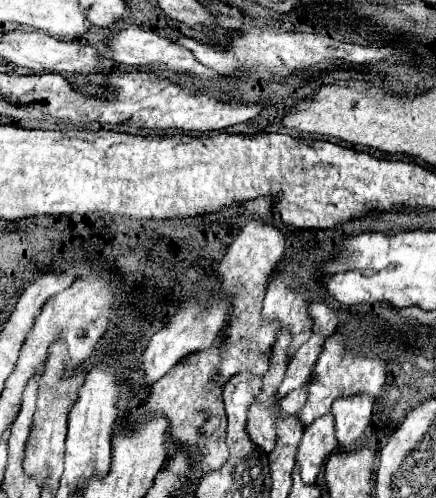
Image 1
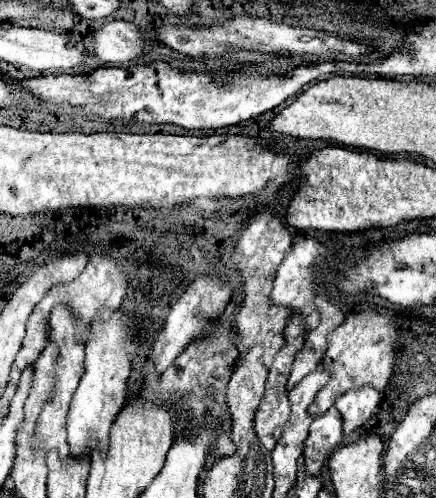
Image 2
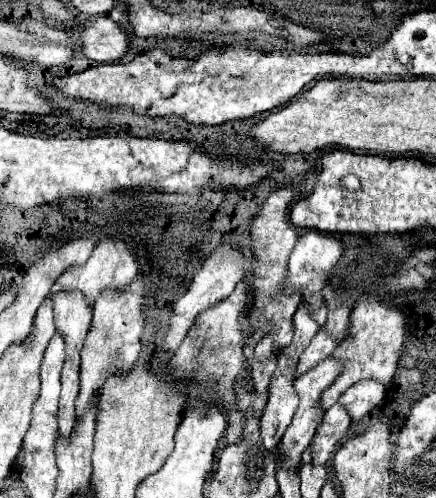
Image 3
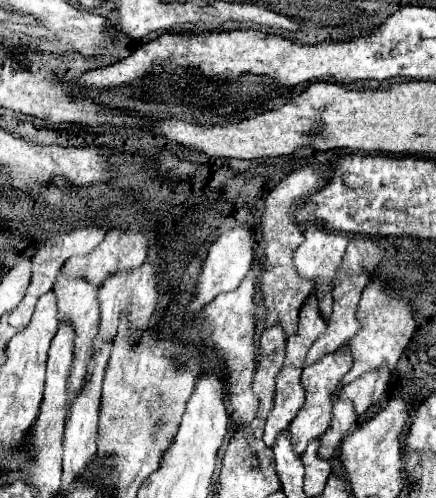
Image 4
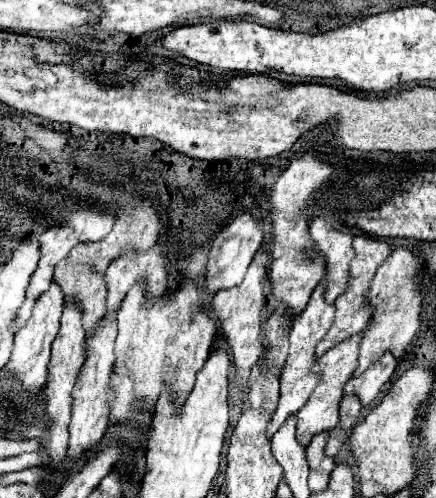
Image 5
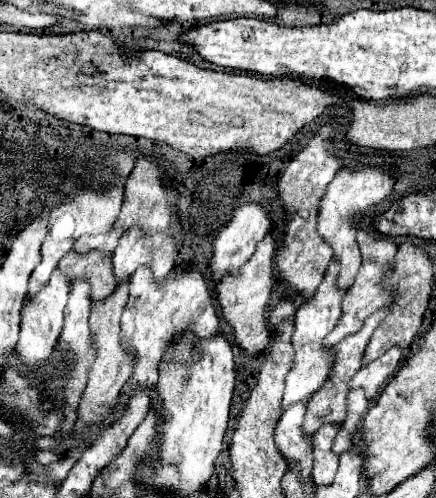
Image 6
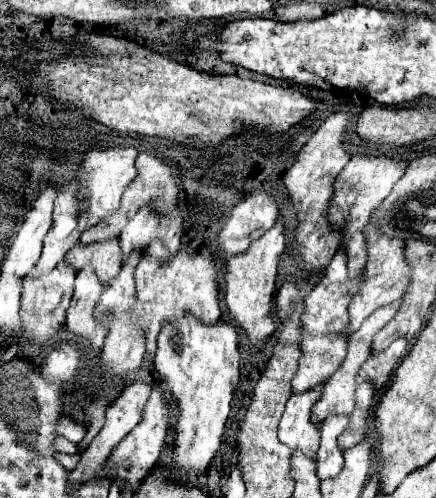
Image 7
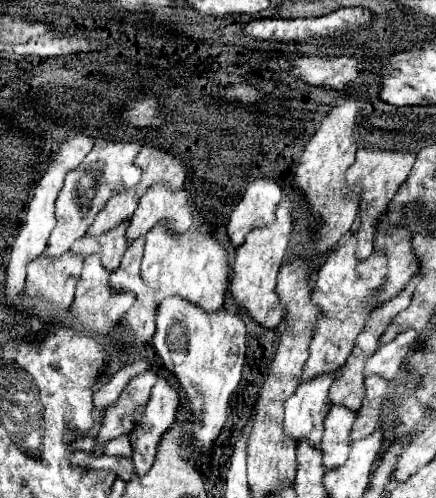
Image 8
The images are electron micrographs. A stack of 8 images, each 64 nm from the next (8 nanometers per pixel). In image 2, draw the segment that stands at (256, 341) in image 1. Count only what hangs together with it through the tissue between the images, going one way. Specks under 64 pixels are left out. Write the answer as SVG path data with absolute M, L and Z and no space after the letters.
M264 206L258 214L254 214L254 218L250 220L250 226L242 232L240 242L236 246L236 252L232 256L232 262L236 268L242 270L244 274L244 296L240 300L240 308L236 312L236 330L242 334L238 346L256 346L262 344L264 346L264 358L262 362L268 366L274 358L274 354L286 344L284 338L284 328L286 322L290 318L290 310L284 306L276 306L270 300L270 292L274 286L274 278L276 278L276 270L280 266L280 262L284 260L286 252L292 246L292 234L288 232L288 228L280 222L280 216L274 212L272 206Z

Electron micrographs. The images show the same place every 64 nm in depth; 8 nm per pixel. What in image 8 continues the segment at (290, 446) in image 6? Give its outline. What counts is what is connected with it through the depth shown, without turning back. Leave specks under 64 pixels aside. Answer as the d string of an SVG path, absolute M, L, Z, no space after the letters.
M338 370L318 374L312 380L302 382L284 404L284 426L294 440L300 442L302 438L306 438L312 446L320 446L324 434L324 420L330 408L328 392L336 378Z

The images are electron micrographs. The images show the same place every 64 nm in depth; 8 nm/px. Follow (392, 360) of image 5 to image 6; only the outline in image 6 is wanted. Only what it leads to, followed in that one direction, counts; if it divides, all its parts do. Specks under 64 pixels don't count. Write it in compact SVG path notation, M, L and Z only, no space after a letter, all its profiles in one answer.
M392 346L380 358L362 366L358 374L350 380L350 388L364 388L366 396L372 400L380 394L386 380L396 372L396 364L402 362L402 348Z

